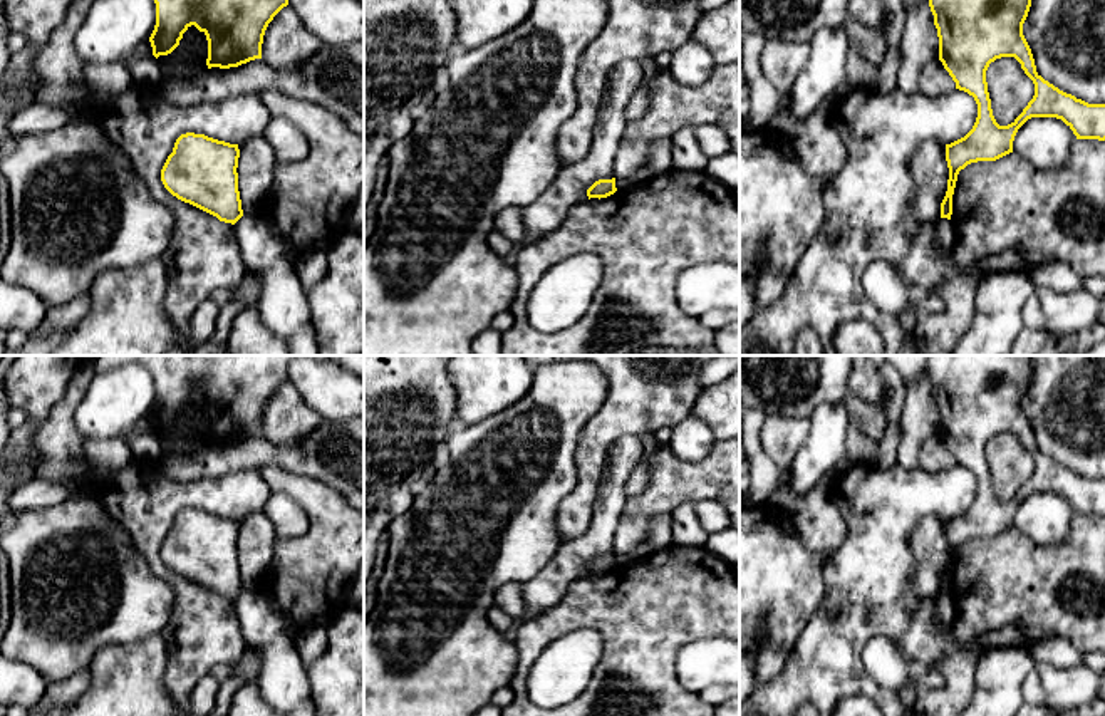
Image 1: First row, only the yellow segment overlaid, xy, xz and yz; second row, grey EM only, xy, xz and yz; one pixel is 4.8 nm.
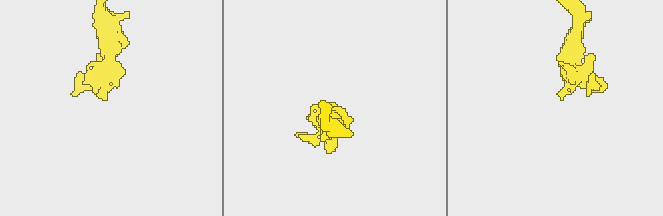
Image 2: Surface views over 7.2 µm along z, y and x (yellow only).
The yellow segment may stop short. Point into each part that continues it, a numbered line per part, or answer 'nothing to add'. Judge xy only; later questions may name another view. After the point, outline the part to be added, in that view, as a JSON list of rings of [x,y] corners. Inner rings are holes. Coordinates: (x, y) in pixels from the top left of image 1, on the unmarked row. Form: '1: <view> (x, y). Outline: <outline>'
nothing to add

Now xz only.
nothing to add

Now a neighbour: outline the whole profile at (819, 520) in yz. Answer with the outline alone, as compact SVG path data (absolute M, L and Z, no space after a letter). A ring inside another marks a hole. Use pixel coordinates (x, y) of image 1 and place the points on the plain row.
M788 470L781 471L775 490L771 491L768 503L775 505L786 511L798 532L803 537L807 547L828 560L835 550L843 543L847 537L847 523L840 510L830 500L832 491L832 473L827 473L810 491L796 495L790 490L790 473Z

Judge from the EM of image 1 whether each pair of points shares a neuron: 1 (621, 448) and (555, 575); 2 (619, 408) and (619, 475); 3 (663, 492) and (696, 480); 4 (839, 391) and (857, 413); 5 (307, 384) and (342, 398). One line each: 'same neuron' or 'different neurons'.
1: same neuron
2: different neurons
3: same neuron
4: different neurons
5: same neuron

